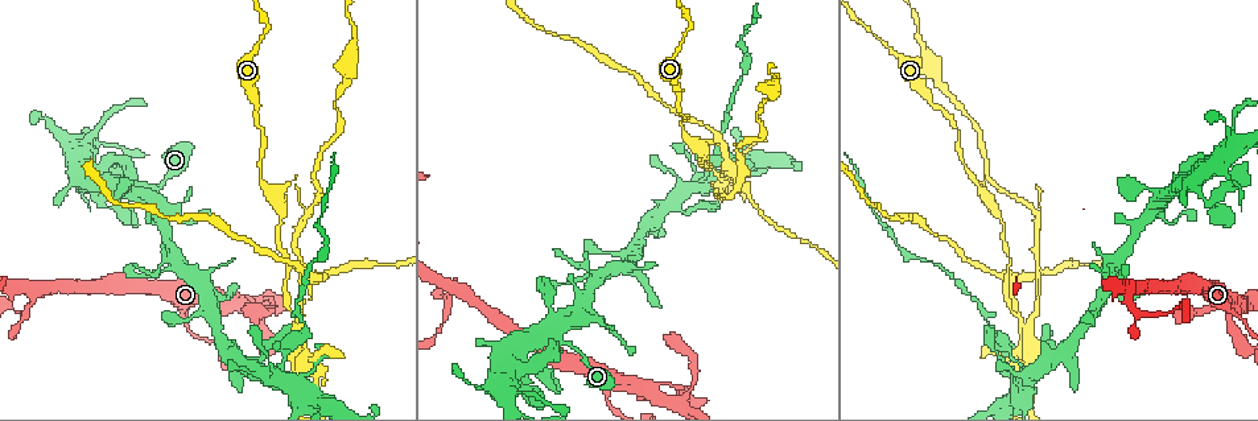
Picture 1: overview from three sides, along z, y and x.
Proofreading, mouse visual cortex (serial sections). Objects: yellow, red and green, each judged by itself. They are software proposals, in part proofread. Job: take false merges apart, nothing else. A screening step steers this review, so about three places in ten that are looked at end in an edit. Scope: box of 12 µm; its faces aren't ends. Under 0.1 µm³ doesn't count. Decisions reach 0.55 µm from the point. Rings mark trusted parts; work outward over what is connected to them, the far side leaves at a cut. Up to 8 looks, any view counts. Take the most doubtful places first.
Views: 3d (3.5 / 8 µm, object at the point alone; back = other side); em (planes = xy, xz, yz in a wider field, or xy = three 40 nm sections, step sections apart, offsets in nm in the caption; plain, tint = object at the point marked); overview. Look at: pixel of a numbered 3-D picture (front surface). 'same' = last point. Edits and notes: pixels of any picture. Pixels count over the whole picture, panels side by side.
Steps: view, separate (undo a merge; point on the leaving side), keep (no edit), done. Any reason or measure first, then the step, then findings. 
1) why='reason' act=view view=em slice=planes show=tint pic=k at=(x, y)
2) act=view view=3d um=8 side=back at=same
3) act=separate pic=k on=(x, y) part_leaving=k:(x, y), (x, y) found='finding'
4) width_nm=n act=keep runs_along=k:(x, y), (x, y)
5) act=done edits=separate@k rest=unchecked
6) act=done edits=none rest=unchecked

why='abrupt turn' act=view view=3d um=8 pic=1 at=(294, 321)

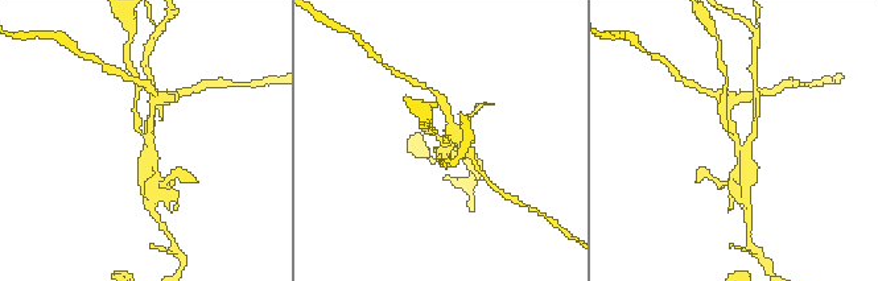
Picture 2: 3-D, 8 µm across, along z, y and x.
act=view view=3d um=3.5 pic=2 at=(144, 139)

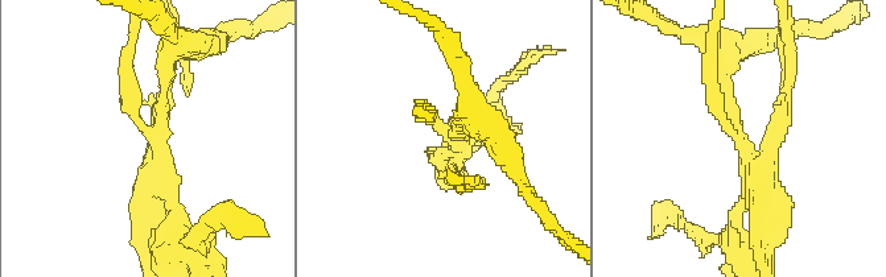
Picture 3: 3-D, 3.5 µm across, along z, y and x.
why='shape alone is not enough' act=view view=em slice=xy step=5 show=tint pic=3 at=(733, 133)

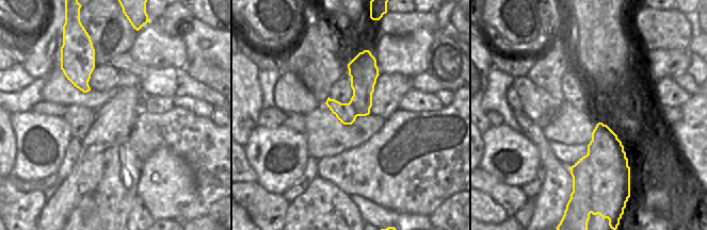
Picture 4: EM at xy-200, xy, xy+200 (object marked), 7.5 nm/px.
act=separate pic=3 on=(441, 180) part_leaving=3:(452, 154), (448, 174), (468, 189) found='two cells meet here'

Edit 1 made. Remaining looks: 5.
why='three-way junction' act=view view=3d um=3.5 pic=1 at=(101, 204)

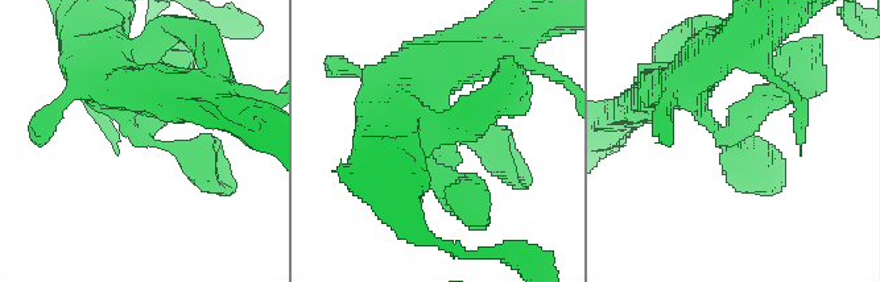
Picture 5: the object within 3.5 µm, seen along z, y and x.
arms=3 arm_widths_nm=200,350,350 act=view view=em slice=xy step=2 show=tint pic=5 at=(730, 136)

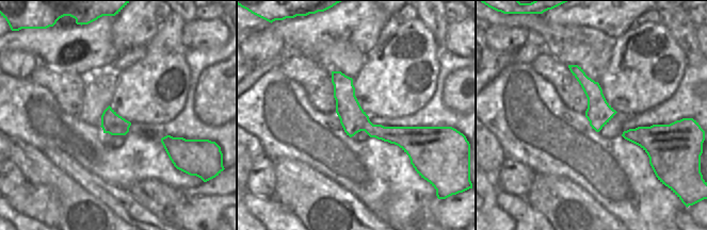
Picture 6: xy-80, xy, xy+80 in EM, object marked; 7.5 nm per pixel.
width_nm=200 act=keep runs_along=6:(334, 74), (371, 130), (426, 133) found='all the same cell'

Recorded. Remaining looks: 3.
act=done edits=separate@3 rest=unchecked

